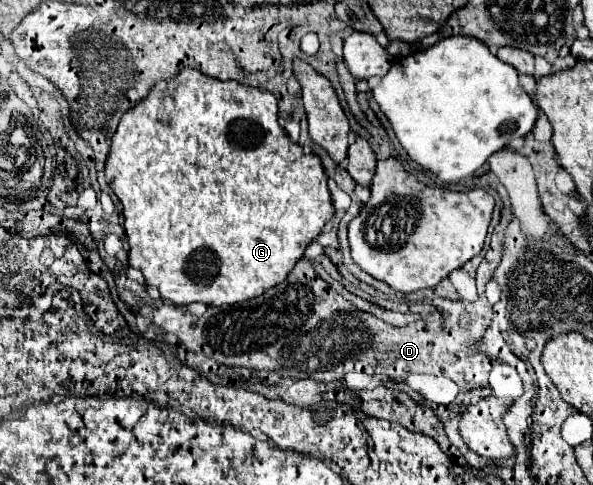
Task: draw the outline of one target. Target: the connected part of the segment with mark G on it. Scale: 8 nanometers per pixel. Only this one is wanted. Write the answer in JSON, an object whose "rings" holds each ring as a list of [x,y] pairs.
{"rings":[[[183,69],[171,81],[159,81],[135,109],[123,115],[117,127],[117,133],[113,135],[113,145],[107,159],[105,177],[113,193],[123,203],[125,235],[131,245],[129,265],[143,271],[147,287],[157,287],[163,299],[171,303],[179,303],[179,305],[189,305],[193,301],[201,301],[207,305],[227,305],[227,303],[239,303],[239,301],[263,295],[263,291],[287,279],[287,275],[291,273],[291,267],[295,267],[295,263],[303,257],[309,243],[321,233],[325,223],[335,213],[331,205],[331,193],[327,189],[327,175],[323,171],[321,159],[315,153],[307,155],[301,145],[293,143],[289,135],[285,135],[285,129],[277,121],[275,95],[269,93],[267,89],[253,89],[235,81],[219,81],[195,69]]]}

